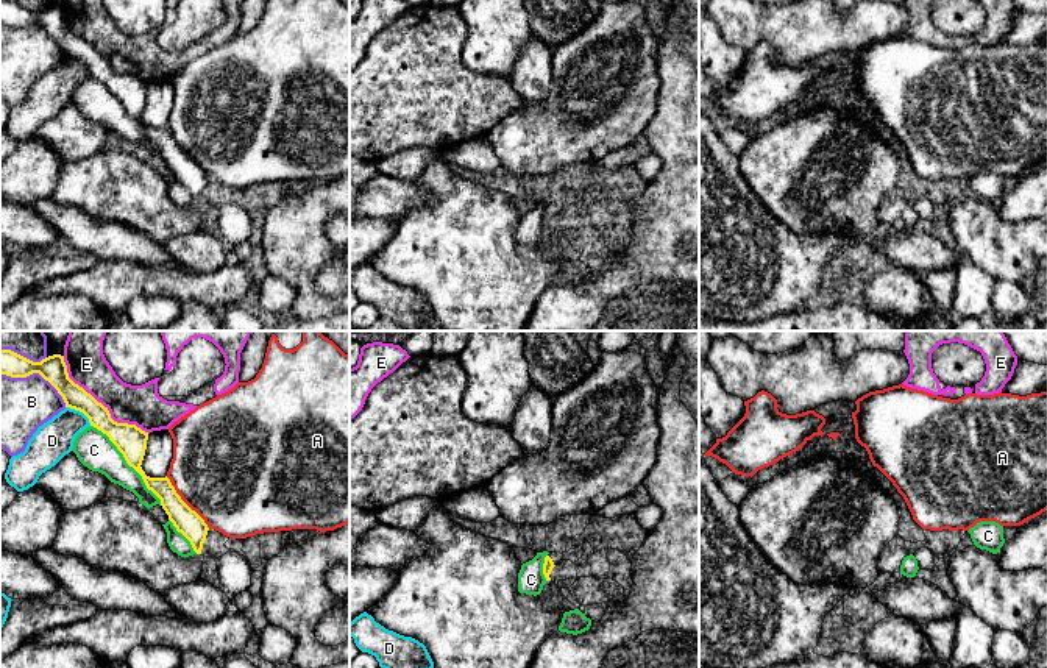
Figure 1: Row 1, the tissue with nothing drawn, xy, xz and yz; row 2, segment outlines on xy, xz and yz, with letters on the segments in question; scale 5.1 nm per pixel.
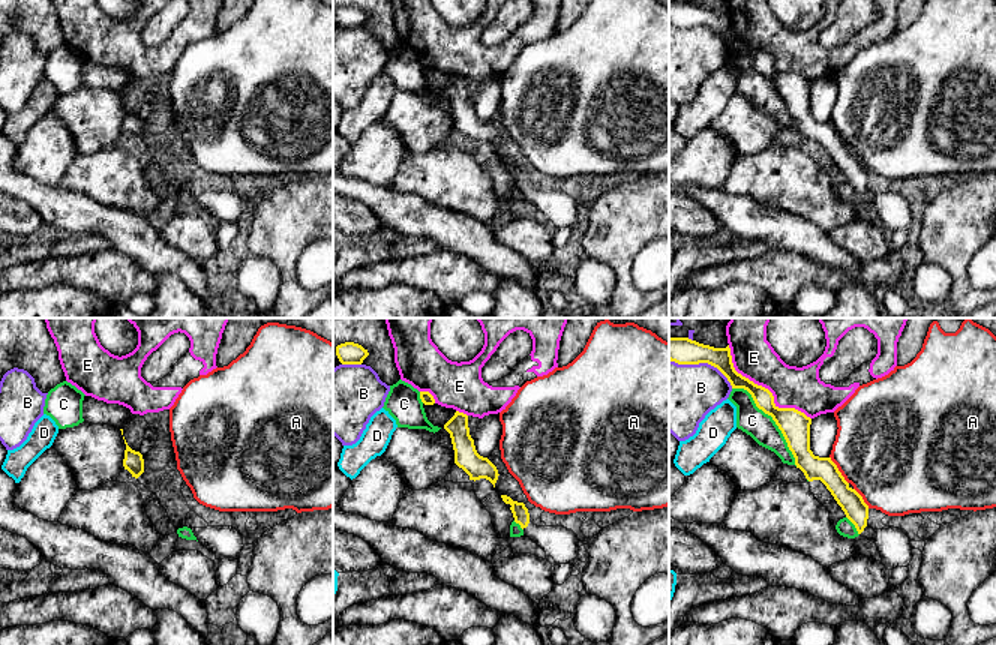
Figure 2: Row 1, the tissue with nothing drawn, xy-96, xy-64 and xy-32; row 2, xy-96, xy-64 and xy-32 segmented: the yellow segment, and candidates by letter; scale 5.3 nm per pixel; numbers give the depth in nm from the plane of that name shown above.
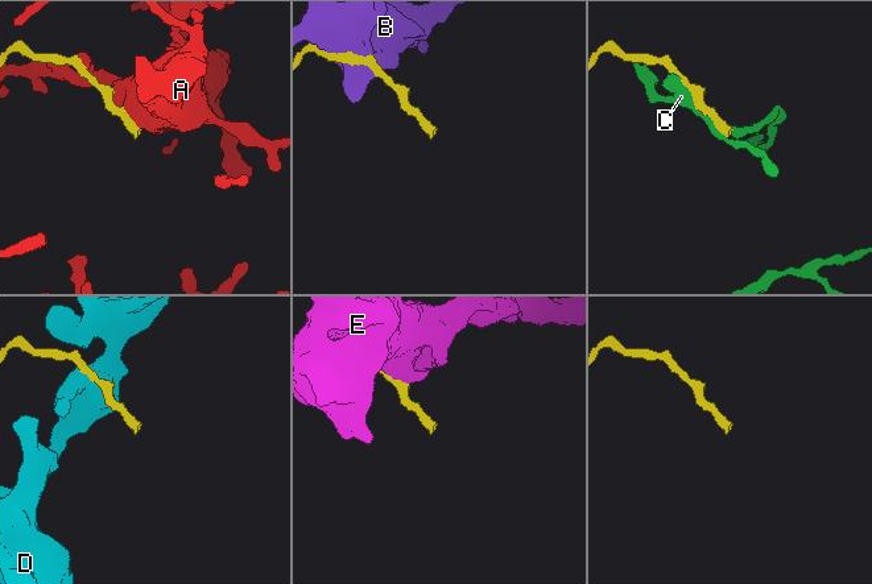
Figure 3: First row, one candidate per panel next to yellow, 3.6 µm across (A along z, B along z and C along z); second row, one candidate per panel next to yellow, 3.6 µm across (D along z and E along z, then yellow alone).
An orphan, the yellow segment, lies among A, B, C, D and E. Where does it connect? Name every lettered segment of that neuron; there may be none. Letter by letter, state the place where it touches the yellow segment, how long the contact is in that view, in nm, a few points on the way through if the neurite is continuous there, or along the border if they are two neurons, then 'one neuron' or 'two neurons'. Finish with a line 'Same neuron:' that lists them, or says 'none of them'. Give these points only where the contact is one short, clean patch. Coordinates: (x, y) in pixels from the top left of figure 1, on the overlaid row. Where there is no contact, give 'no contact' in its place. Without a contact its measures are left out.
A: xy (184, 503) | 360 nm | two neurons
B: xy (36, 372) | 380 nm | two neurons
C: xy (127, 462) | 550 nm | two neurons
D: xy (80, 411) | 170 nm | along xy (66, 406), (80, 411), (91, 425) | two neurons
E: xy (100, 403) | 600 nm | two neurons
Same neuron: none of them

